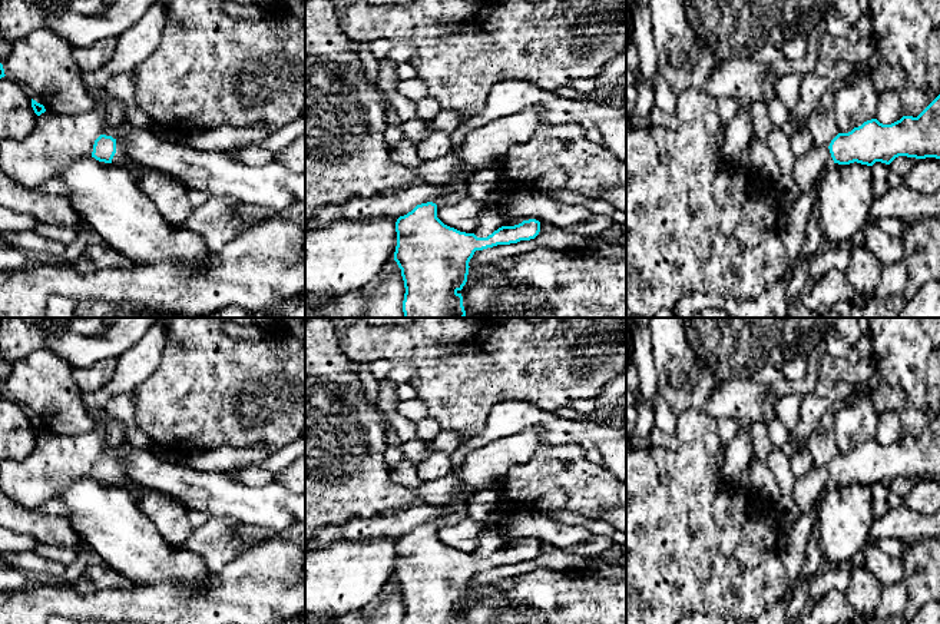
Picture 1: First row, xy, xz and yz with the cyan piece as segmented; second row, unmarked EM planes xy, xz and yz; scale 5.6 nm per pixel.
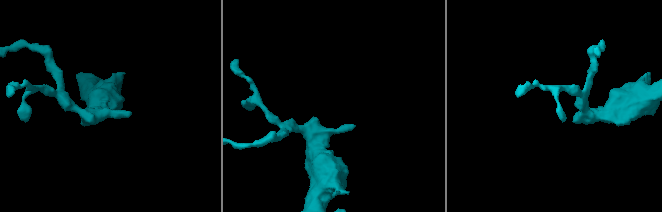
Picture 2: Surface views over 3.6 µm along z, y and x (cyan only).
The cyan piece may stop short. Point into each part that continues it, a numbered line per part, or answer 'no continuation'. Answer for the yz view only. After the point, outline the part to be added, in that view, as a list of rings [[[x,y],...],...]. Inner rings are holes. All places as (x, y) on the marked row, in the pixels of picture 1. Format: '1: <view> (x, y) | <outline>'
1: yz (807, 169) | [[[812,146],[804,156],[797,156],[792,165],[792,179],[800,192],[810,192],[828,165],[834,163],[830,149],[825,146]]]

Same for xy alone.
1: xy (121, 158) | [[[116,140],[116,153],[112,159],[112,163],[116,165],[116,166],[126,166],[126,165],[130,165],[130,160],[126,155],[126,149],[125,146],[122,145],[120,140]]]

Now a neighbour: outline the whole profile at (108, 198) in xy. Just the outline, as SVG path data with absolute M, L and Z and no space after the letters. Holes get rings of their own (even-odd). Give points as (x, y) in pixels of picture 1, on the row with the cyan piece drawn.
M82 157L64 166L57 175L67 186L67 200L95 232L97 240L107 243L133 265L156 265L175 260L185 265L212 265L216 253L209 250L203 239L171 225L158 210L152 199L138 185L138 170L130 165L116 166L95 157Z

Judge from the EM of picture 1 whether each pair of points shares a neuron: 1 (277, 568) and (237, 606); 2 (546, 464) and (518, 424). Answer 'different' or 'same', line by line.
1: same
2: different

